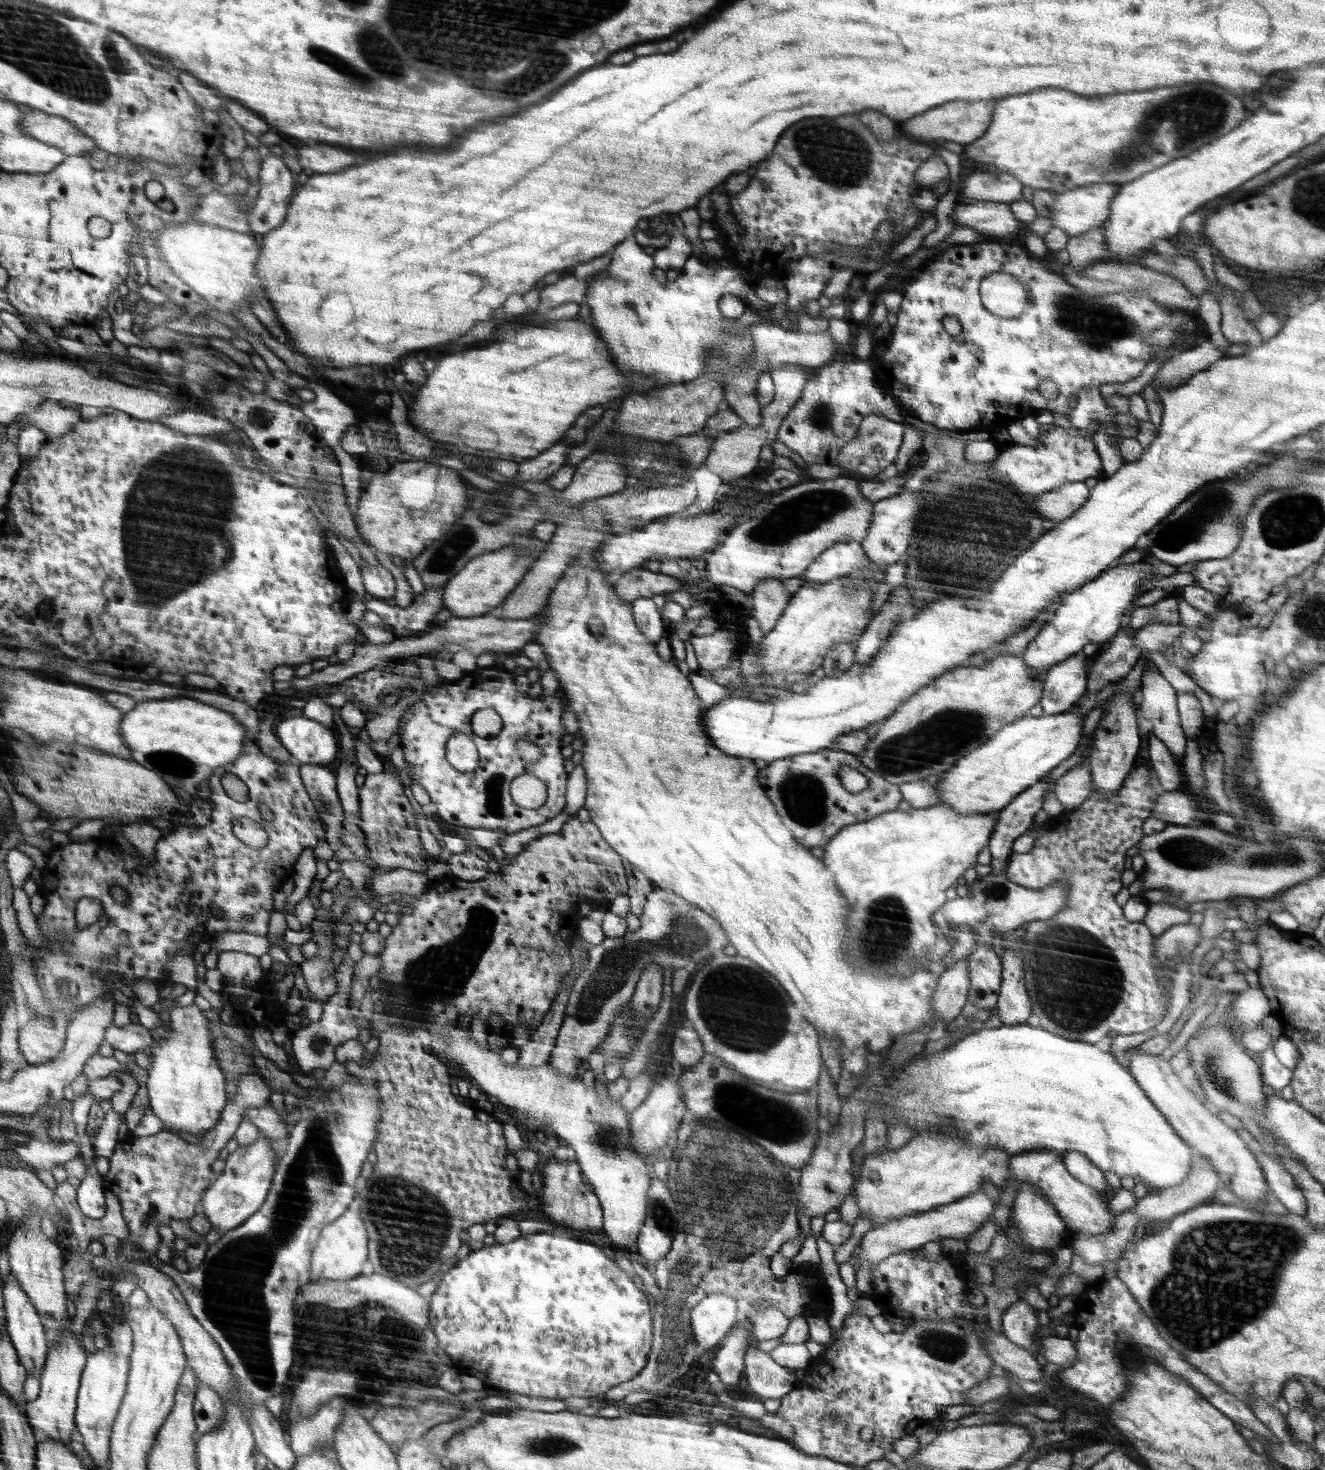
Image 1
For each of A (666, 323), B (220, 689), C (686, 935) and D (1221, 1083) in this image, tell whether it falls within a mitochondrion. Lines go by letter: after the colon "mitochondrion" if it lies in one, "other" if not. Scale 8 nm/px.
A: other
B: other
C: mitochondrion
D: mitochondrion

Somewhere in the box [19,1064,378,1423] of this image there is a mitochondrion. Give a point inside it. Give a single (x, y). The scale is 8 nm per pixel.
(296, 1200)

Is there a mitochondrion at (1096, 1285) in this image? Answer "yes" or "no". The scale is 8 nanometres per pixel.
no

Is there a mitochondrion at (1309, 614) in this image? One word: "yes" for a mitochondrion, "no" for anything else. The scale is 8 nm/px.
yes

